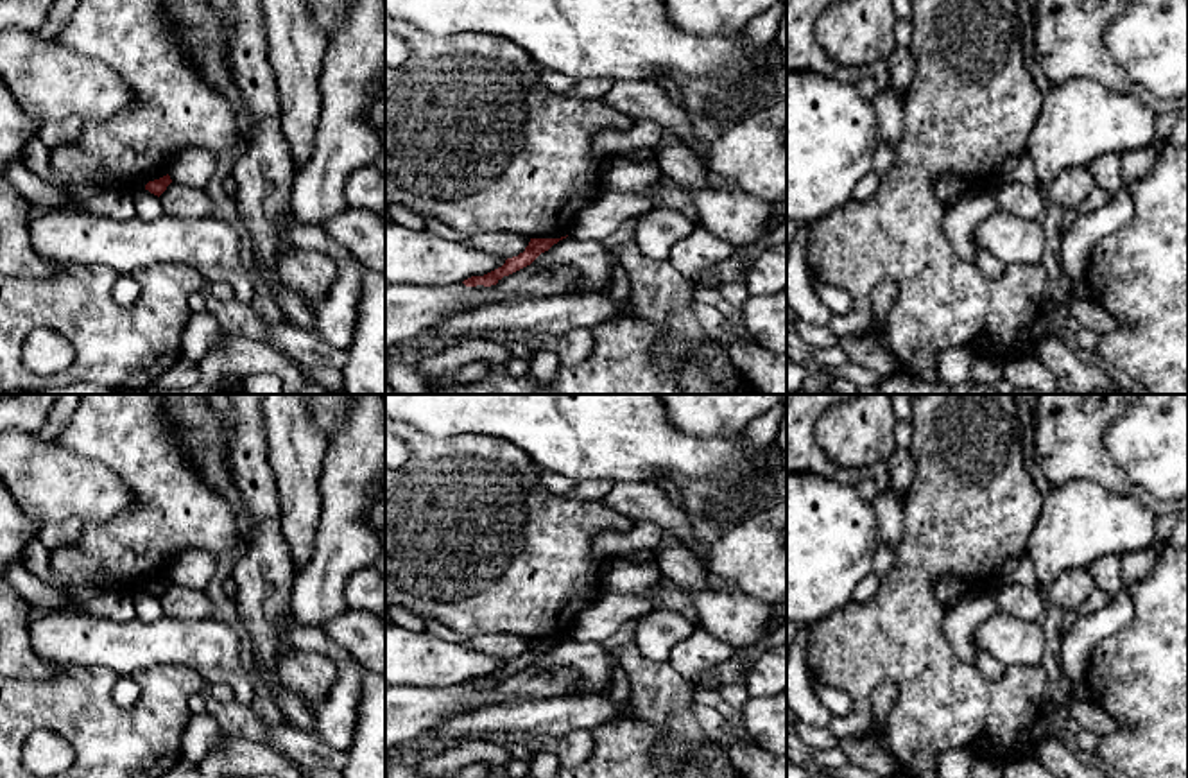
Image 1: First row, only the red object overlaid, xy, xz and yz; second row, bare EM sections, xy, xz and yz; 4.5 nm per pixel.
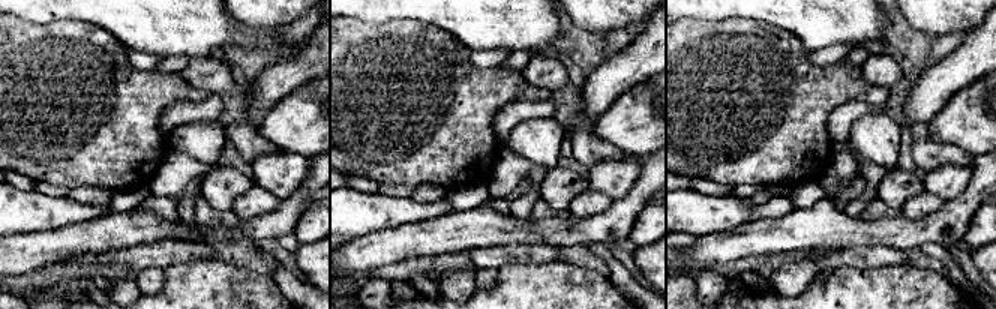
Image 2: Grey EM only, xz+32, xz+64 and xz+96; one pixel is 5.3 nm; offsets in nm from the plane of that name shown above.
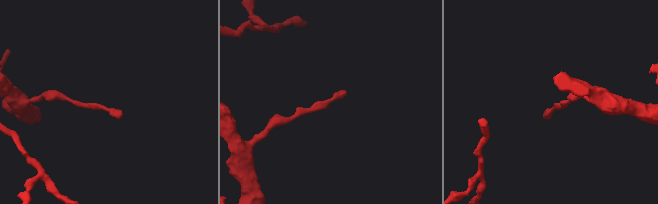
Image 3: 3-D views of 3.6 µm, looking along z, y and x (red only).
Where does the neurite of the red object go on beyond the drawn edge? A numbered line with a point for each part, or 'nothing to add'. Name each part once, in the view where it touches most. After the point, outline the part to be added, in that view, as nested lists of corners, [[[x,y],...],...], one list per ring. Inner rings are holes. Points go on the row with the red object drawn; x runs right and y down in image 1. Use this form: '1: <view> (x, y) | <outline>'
nothing to add

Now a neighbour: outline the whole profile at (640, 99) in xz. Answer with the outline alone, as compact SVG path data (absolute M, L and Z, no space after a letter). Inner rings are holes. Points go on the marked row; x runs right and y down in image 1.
M615 81L602 100L634 120L650 120L672 129L704 160L704 149L695 140L693 117L676 106L658 81Z

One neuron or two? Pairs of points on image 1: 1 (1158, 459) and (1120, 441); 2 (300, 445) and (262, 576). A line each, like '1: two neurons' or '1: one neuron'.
1: one neuron
2: two neurons

